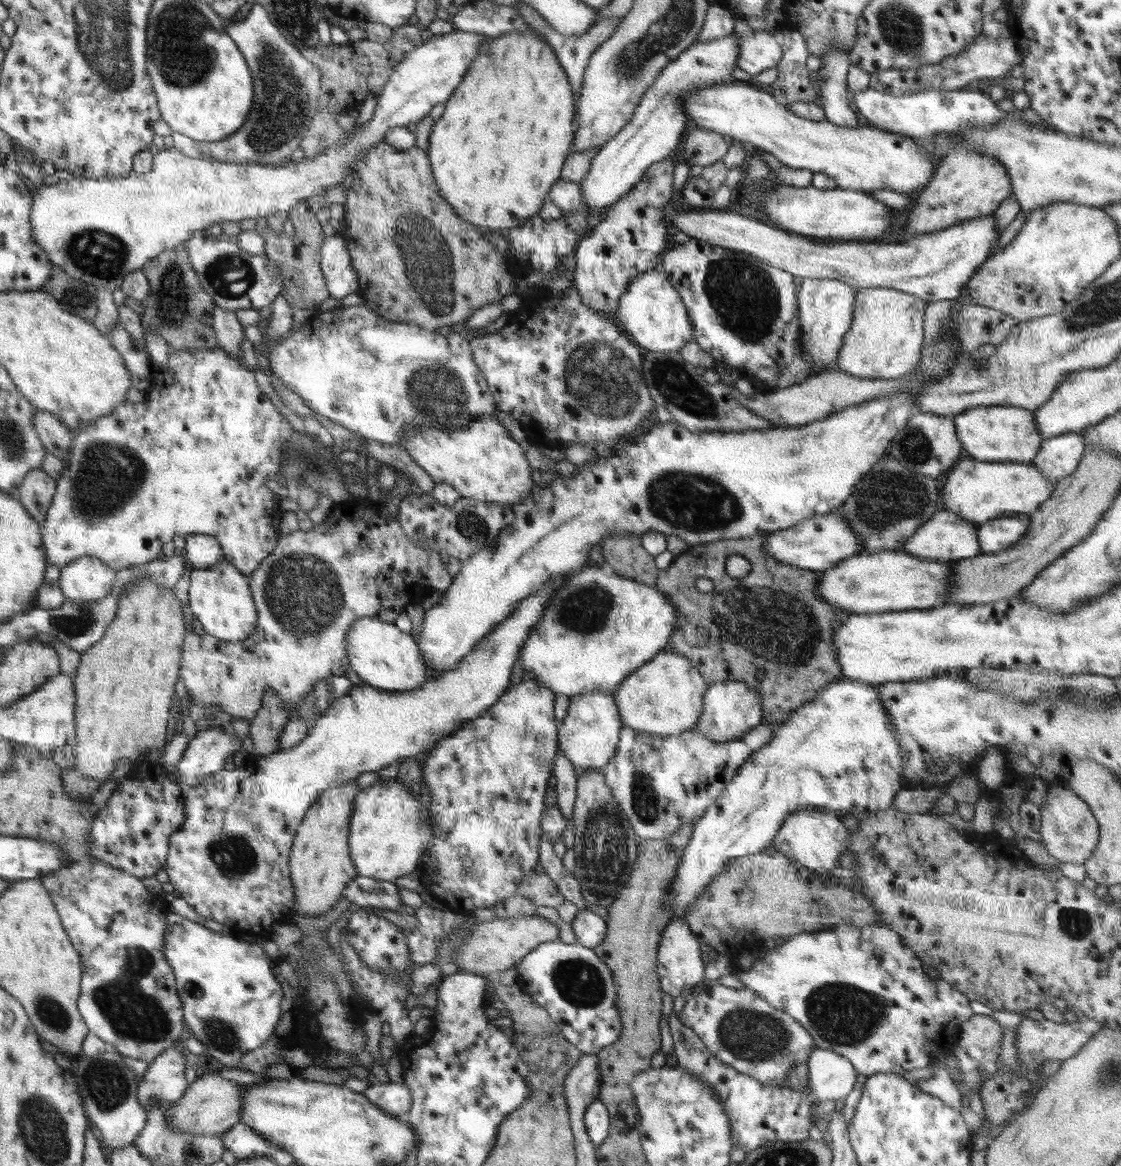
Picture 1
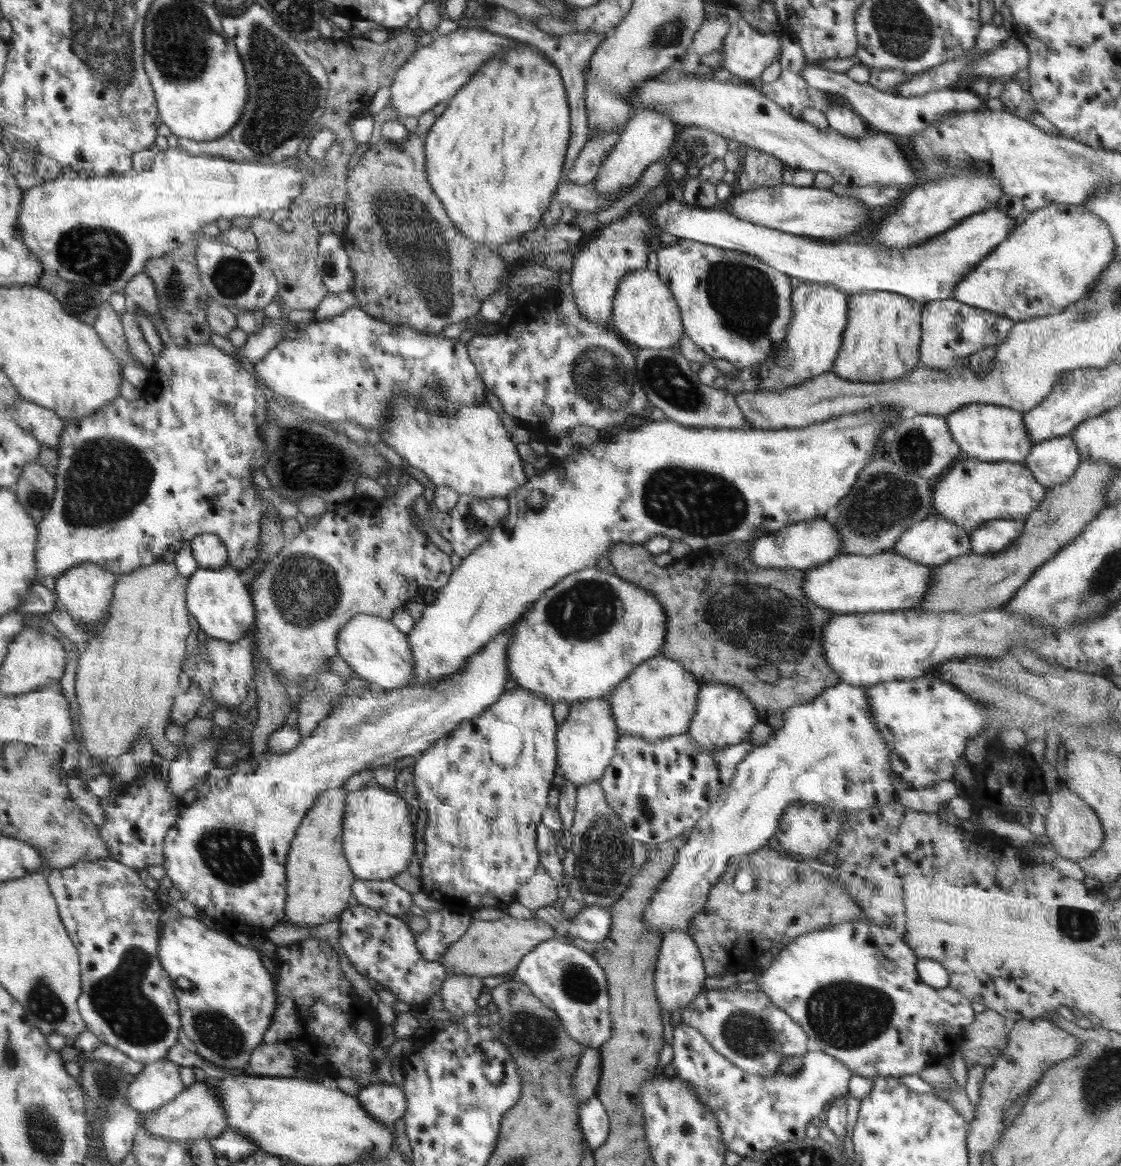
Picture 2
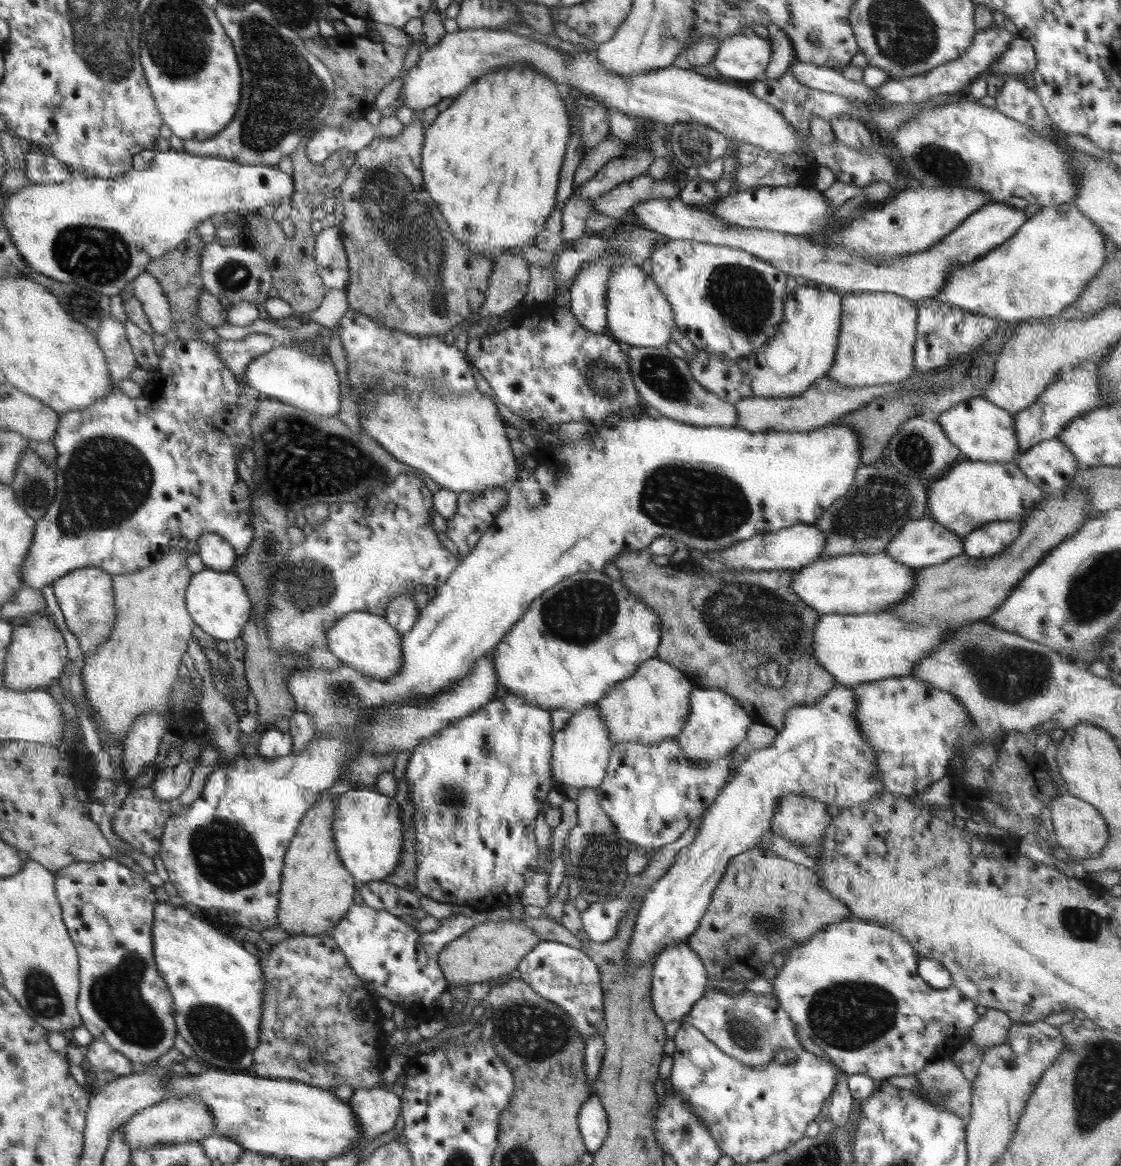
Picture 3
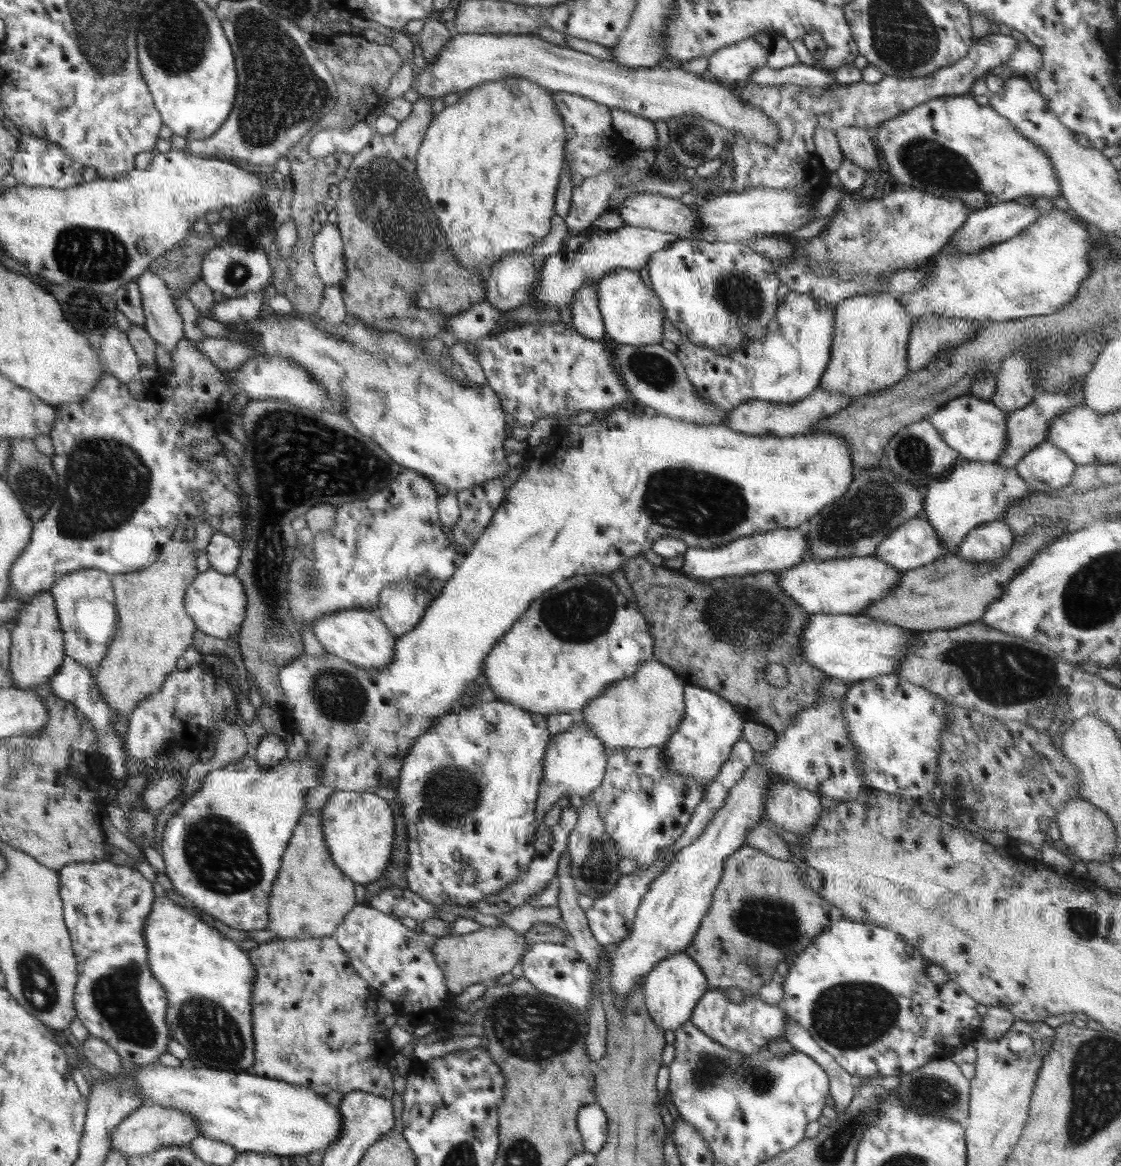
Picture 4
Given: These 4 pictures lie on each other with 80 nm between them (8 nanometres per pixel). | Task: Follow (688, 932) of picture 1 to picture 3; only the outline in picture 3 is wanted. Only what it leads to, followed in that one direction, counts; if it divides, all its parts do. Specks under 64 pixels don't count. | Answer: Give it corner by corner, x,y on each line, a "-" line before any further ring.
686,940
669,944
653,962
652,1001
658,1016
666,1022
682,1021
709,989
708,969

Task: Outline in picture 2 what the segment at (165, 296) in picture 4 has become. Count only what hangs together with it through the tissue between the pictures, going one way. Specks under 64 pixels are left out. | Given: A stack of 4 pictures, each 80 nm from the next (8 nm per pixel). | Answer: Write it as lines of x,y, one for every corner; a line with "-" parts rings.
145,272
130,279
123,293
129,303
137,304
152,316
159,316
160,303
156,296
156,289
153,280

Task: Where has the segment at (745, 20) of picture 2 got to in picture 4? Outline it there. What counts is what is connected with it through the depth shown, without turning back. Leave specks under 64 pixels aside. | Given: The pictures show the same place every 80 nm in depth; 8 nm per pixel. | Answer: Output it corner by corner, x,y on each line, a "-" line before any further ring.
753,37
727,44
710,56
705,76
732,86
766,65
768,52

